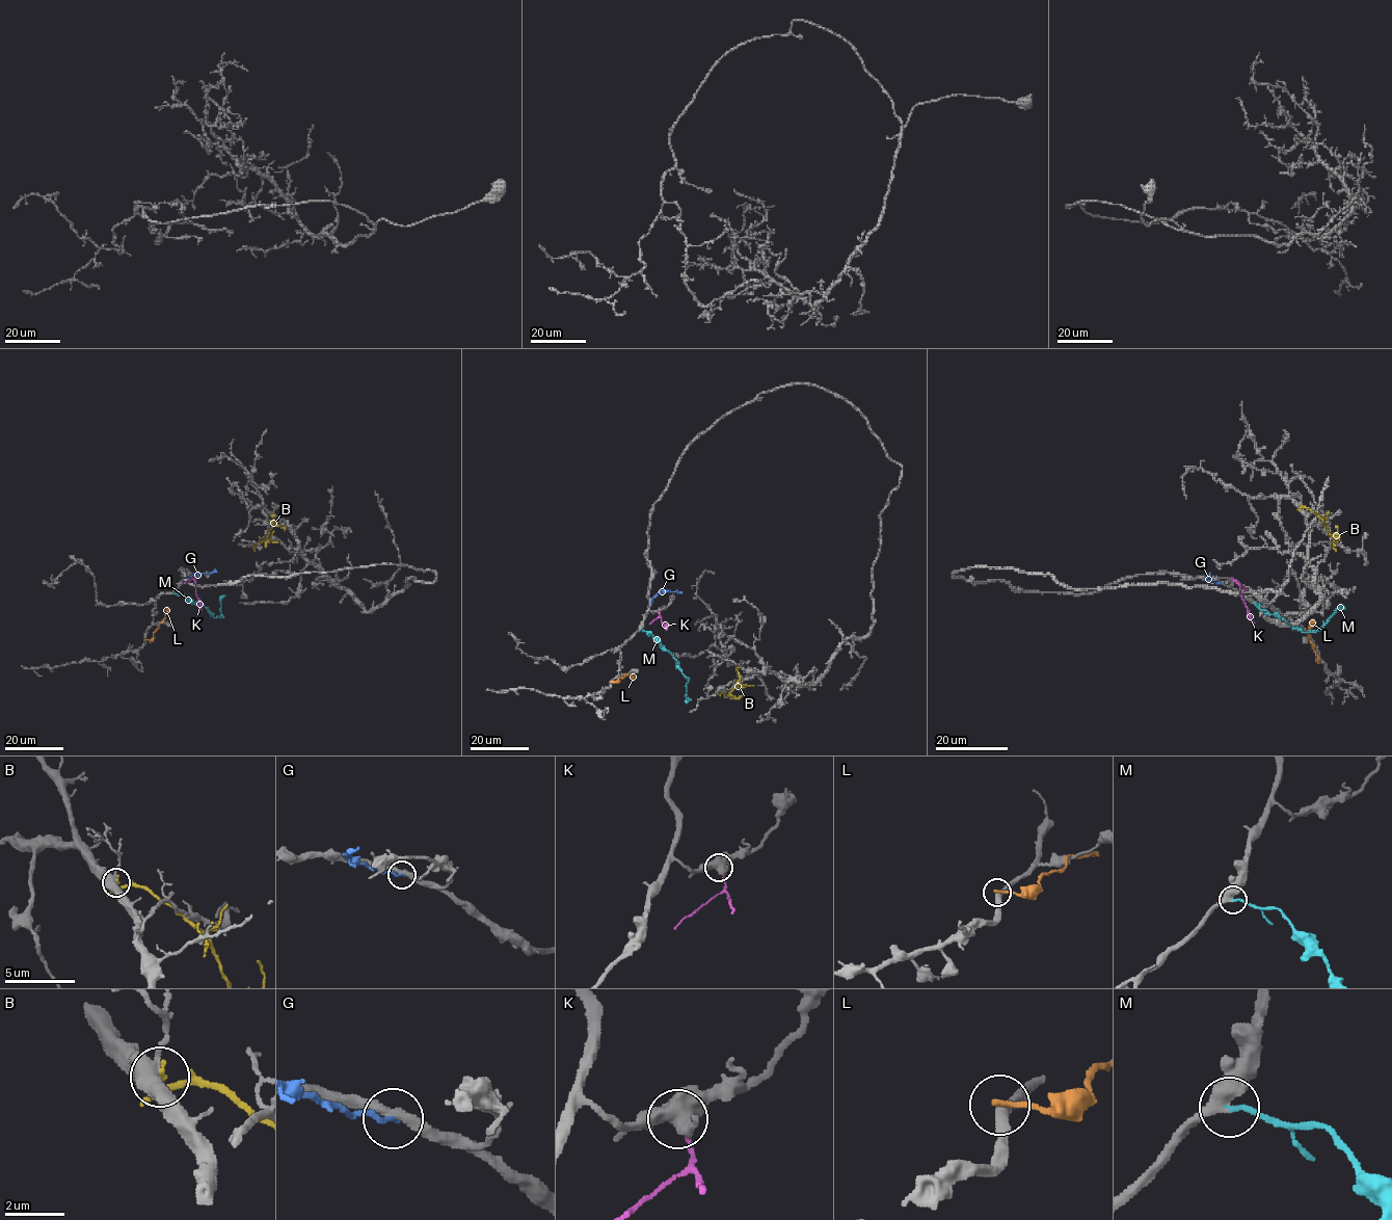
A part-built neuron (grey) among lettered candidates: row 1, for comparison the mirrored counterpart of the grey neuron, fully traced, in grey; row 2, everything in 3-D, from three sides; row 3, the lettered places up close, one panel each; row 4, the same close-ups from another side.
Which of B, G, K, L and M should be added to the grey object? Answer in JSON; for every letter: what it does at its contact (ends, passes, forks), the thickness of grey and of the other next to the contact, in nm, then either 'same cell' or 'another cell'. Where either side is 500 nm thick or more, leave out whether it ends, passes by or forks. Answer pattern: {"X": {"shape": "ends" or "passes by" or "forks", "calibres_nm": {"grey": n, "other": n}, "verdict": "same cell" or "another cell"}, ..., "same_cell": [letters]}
{"B": {"shape": "ends", "calibres_nm": {"grey": 440, "other": 280}, "verdict": "another cell"}, "G": {"shape": "ends", "calibres_nm": {"grey": 360, "other": 150}, "verdict": "another cell"}, "K": {"shape": "ends", "calibres_nm": {"grey": 480, "other": 220}, "verdict": "another cell"}, "L": {"shape": "ends", "calibres_nm": {"grey": 360, "other": 200}, "verdict": "another cell"}, "M": {"calibres_nm": {"grey": 500, "other": 190}, "verdict": "same cell"}, "same_cell": ["M"]}

